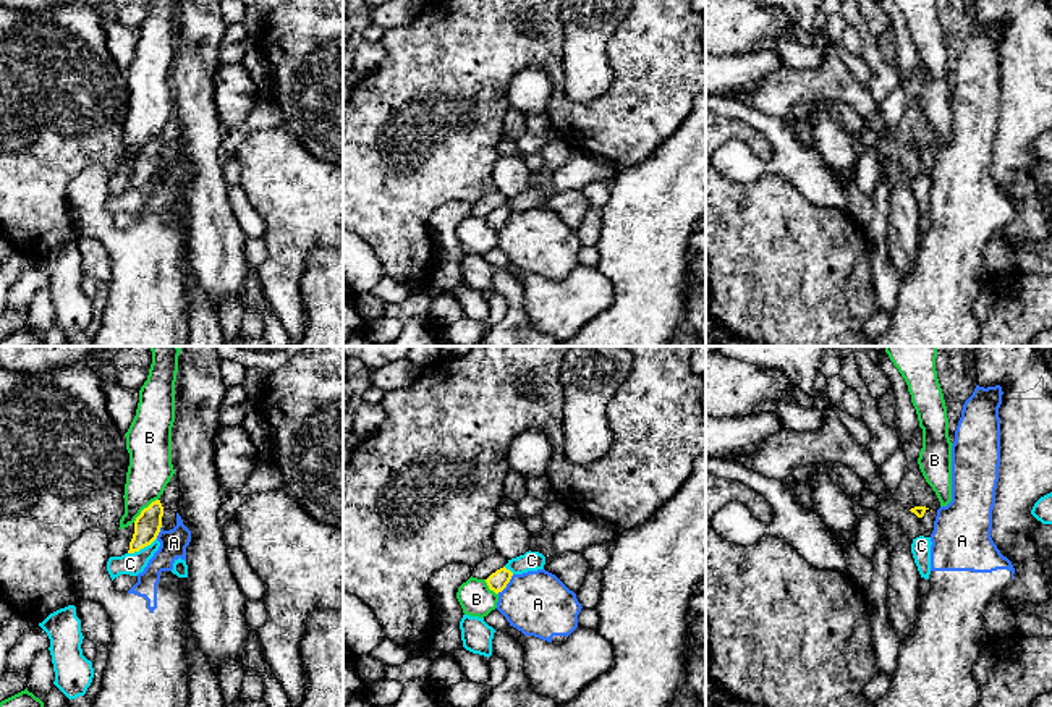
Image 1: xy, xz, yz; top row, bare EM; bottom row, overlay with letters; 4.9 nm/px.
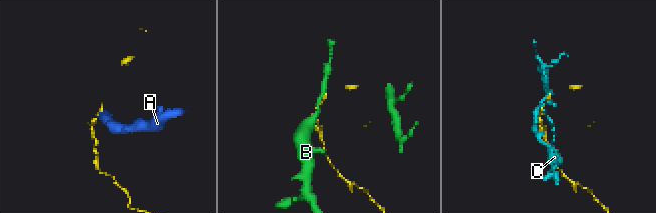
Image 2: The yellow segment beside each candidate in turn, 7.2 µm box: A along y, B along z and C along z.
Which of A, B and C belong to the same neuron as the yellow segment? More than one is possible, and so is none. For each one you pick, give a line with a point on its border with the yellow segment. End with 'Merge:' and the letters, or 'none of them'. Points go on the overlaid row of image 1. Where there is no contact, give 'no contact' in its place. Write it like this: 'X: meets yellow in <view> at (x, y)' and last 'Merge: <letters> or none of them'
Merge: none of them

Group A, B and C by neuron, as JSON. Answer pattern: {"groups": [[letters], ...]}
{"groups": [["A"], ["B"], ["C"]]}

